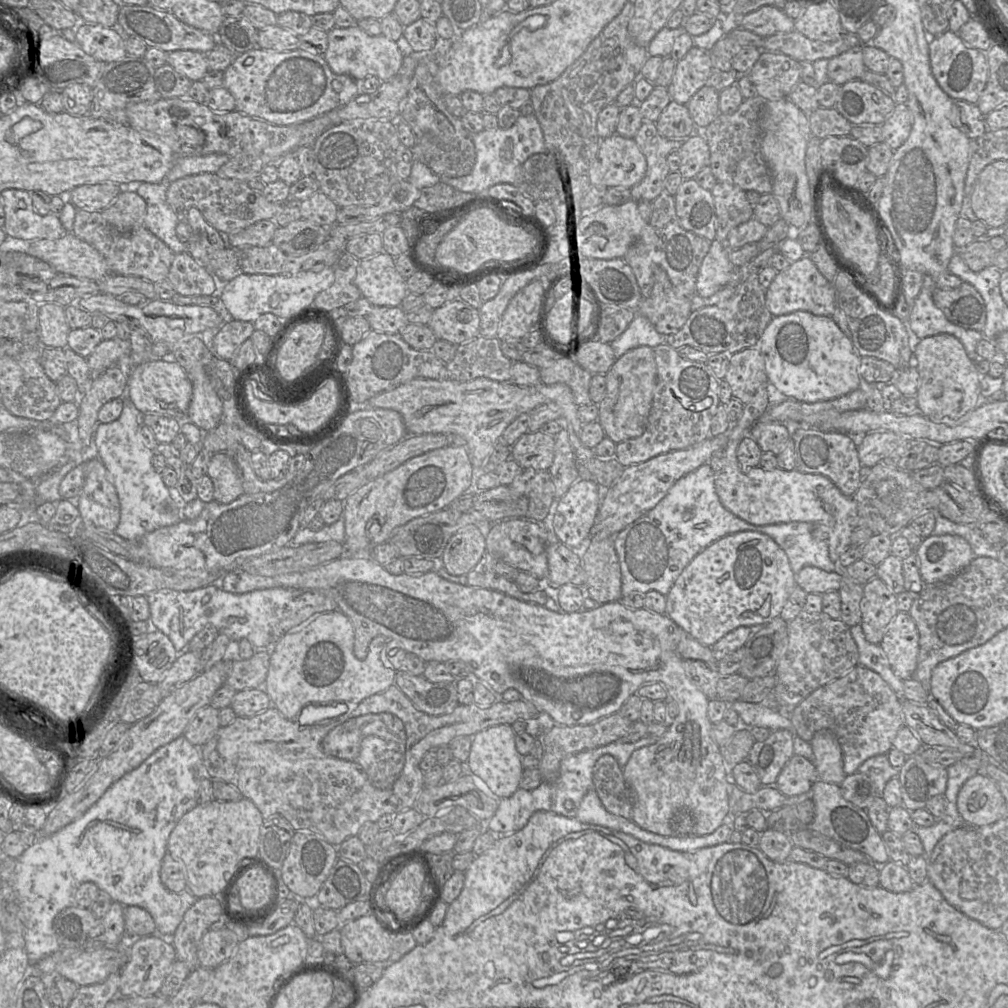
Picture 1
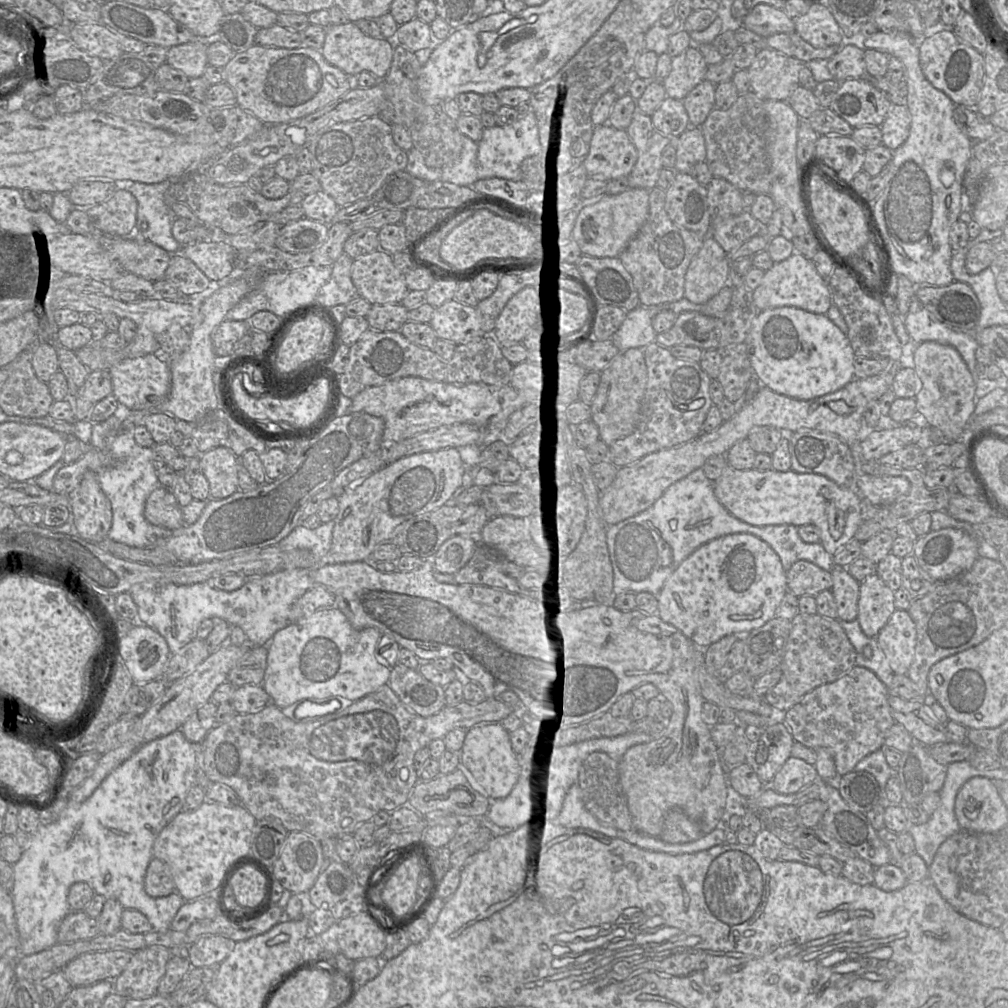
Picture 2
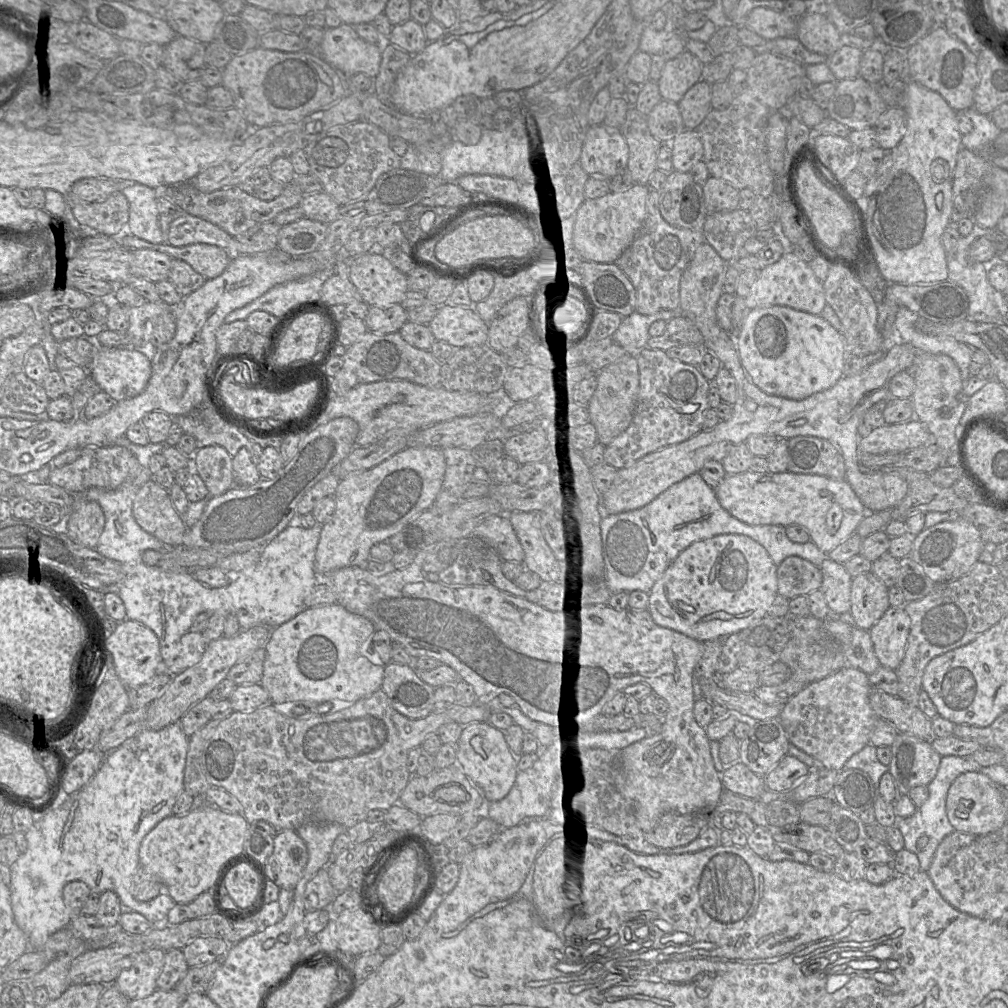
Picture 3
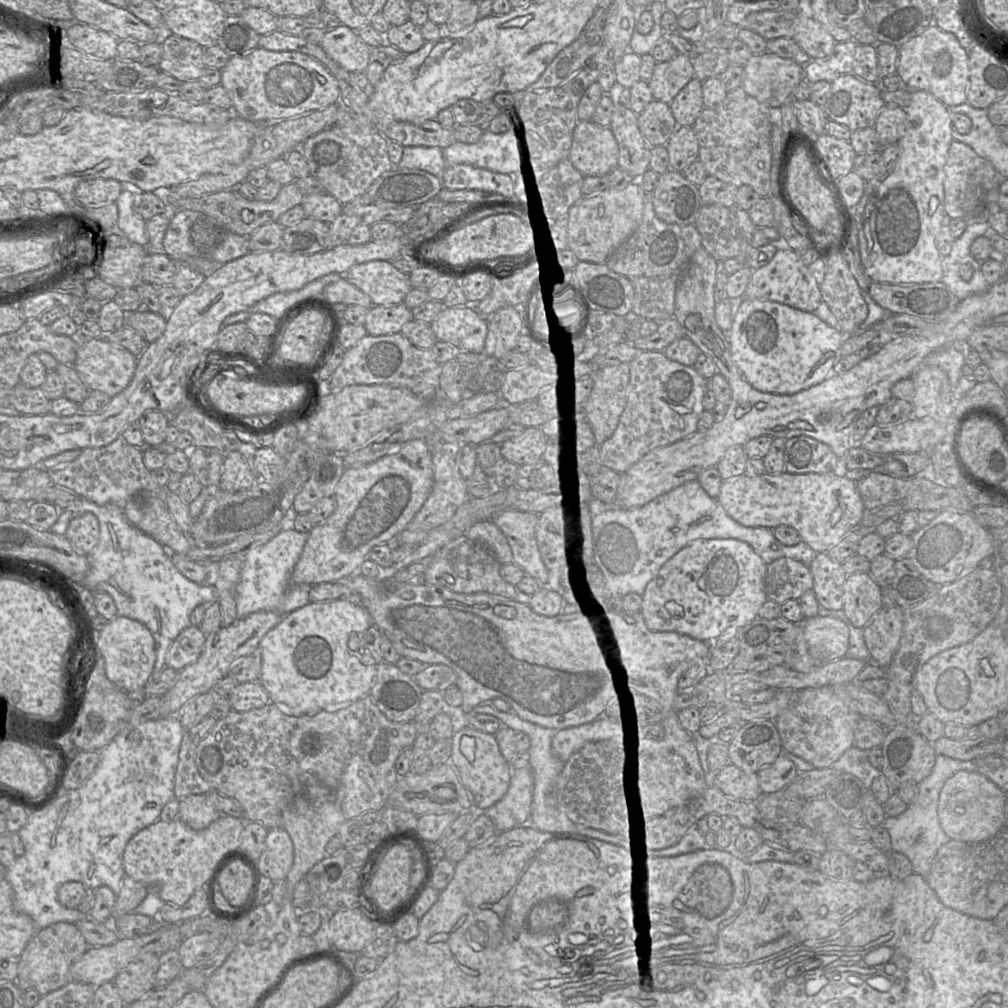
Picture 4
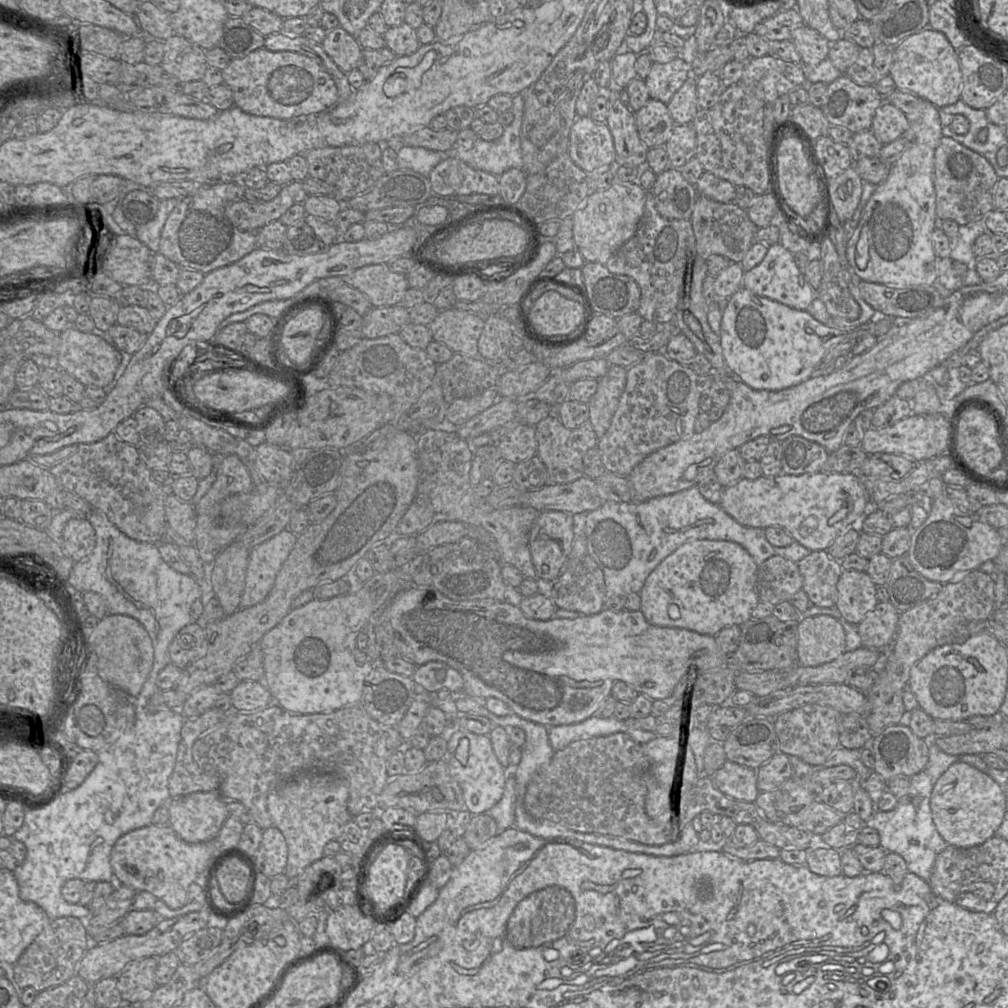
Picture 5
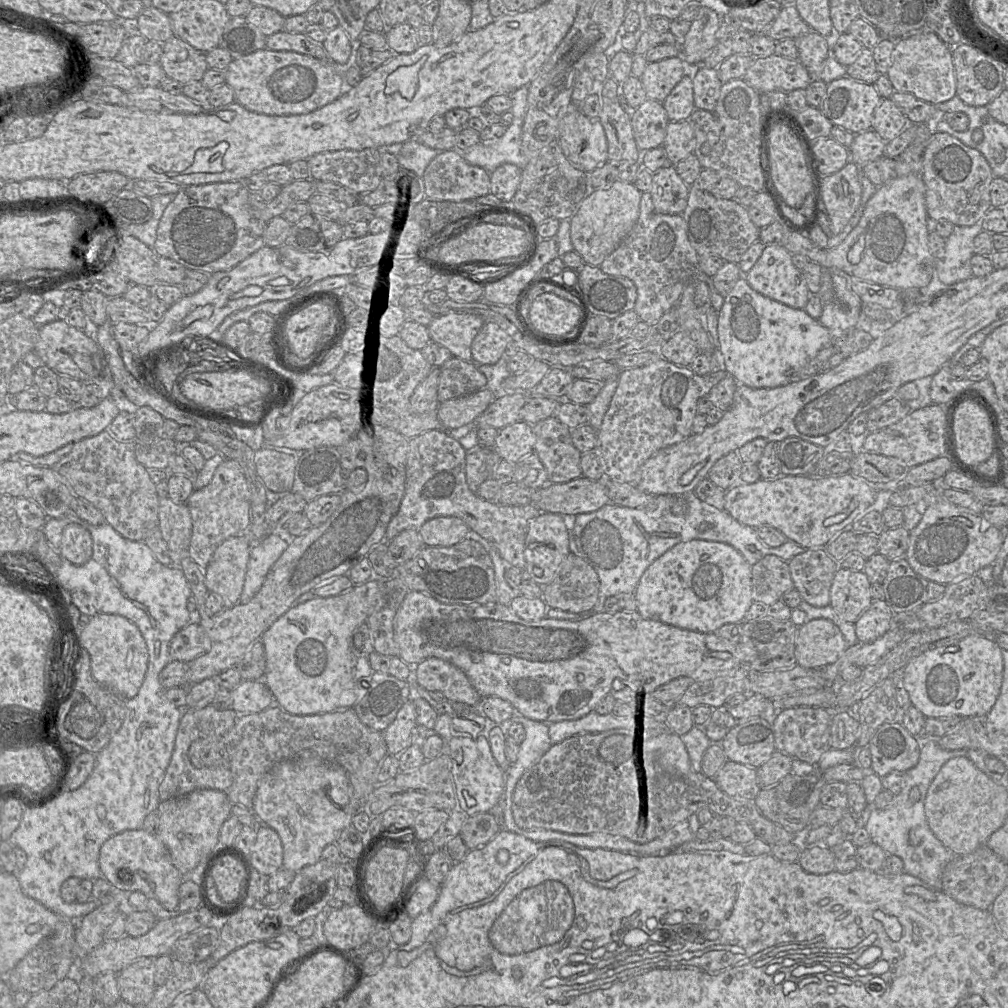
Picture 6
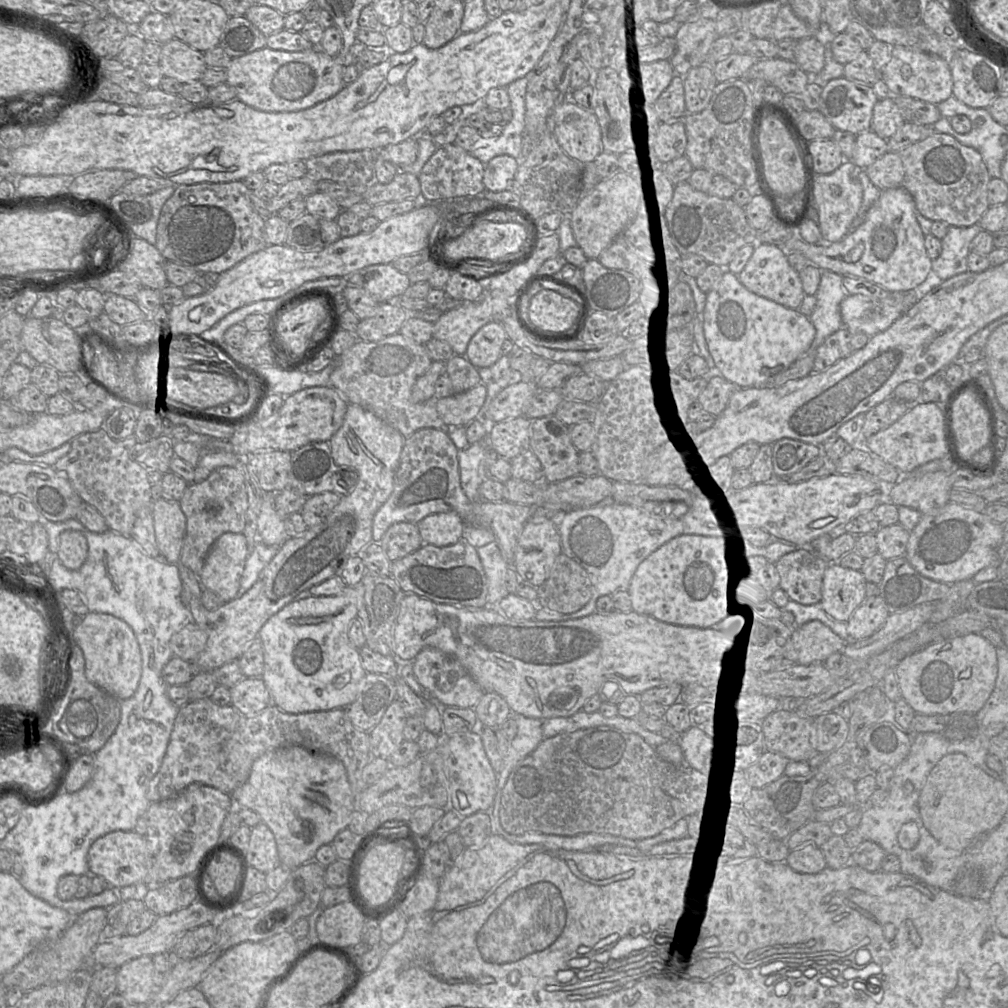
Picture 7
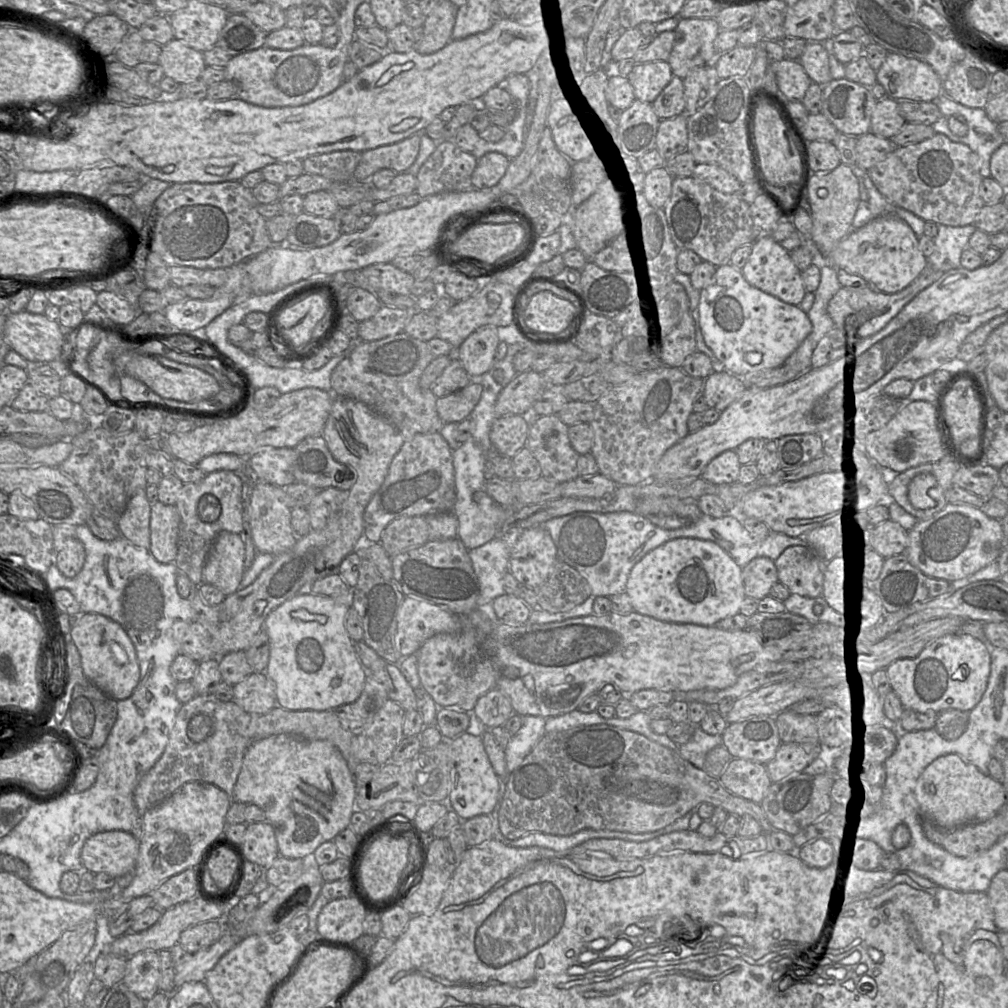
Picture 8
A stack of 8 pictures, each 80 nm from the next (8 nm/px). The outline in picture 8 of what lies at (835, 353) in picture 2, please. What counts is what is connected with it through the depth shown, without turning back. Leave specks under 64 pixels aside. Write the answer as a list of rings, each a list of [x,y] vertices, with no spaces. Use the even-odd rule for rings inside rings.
[[[731,264],[718,266],[711,283],[699,292],[697,312],[704,341],[721,363],[723,370],[734,376],[744,376],[748,373],[783,366],[786,359],[812,332],[811,321],[799,306],[784,303],[750,285],[741,270]]]

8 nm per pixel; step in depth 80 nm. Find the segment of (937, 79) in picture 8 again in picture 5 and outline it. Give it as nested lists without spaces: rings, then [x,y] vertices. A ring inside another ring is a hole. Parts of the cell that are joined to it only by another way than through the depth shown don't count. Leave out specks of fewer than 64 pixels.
[[[931,27],[906,37],[894,47],[889,75],[897,89],[909,91],[938,108],[954,104],[960,99],[962,72],[958,52],[943,33]]]

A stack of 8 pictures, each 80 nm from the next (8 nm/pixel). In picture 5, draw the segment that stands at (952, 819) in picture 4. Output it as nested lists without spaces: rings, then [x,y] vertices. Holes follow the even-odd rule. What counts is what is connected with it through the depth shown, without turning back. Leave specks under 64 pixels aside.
[[[957,761],[933,786],[930,808],[933,823],[948,845],[970,848],[986,842],[996,834],[1006,812],[1004,787],[975,767]]]

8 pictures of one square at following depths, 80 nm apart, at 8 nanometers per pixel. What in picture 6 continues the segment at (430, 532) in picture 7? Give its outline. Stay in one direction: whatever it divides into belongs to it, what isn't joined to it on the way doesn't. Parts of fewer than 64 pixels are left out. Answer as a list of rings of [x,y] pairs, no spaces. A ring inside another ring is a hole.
[[[439,516],[426,521],[418,530],[424,546],[450,547],[466,539],[469,529],[460,518]]]

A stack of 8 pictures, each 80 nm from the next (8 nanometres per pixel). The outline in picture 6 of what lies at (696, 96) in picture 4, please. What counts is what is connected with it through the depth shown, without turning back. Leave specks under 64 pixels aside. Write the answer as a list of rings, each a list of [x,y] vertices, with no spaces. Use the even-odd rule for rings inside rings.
[[[693,73],[685,74],[673,88],[663,106],[671,122],[688,120],[696,109],[693,95]]]

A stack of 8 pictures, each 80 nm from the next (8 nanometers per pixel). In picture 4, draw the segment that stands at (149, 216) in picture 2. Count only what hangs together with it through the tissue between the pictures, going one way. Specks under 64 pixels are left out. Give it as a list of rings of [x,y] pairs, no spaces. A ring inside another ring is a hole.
[[[122,191],[116,200],[118,207],[118,229],[132,242],[147,249],[147,254],[162,253],[163,238],[177,209],[167,203],[165,210],[145,221],[133,208],[134,194]]]

